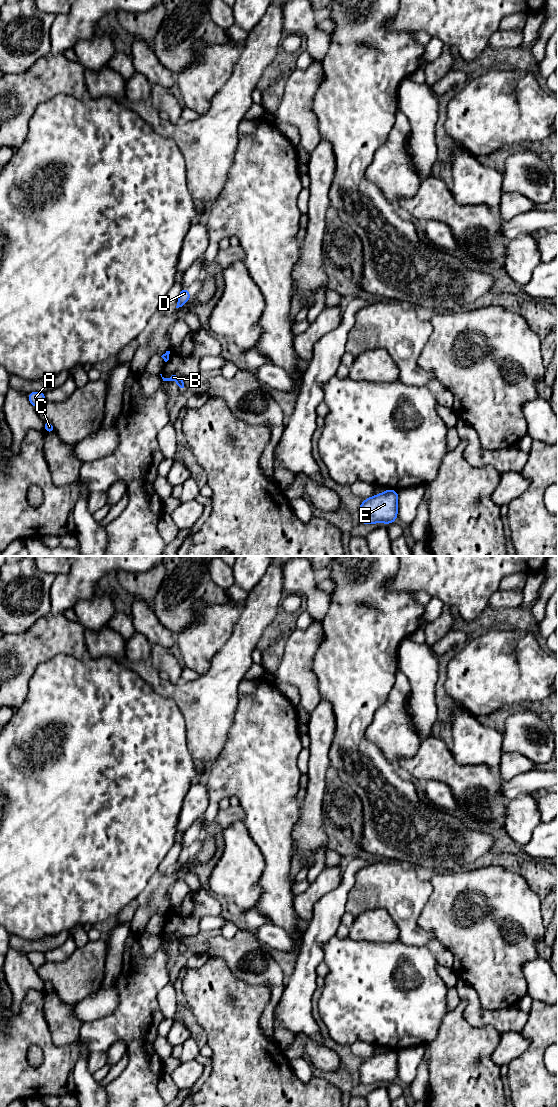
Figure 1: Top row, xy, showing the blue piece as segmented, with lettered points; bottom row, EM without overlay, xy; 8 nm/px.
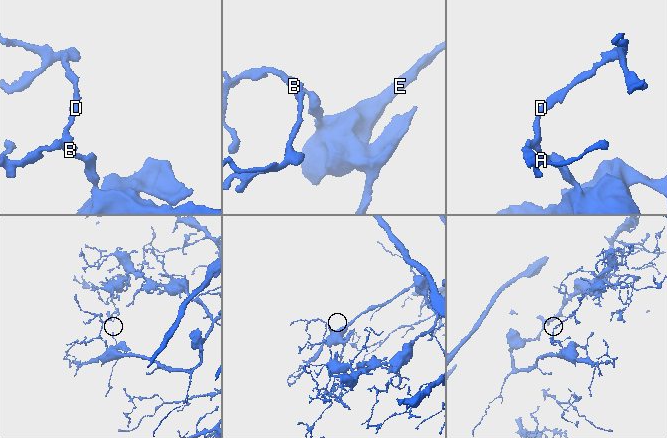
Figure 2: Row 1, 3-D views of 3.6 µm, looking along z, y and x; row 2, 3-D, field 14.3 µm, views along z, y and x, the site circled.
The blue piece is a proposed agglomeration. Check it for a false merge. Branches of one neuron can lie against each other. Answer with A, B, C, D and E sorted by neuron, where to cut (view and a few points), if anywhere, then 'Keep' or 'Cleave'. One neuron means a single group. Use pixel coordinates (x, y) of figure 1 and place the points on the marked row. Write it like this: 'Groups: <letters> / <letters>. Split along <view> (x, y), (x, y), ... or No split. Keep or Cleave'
Groups: A B C D E. No split. Keep

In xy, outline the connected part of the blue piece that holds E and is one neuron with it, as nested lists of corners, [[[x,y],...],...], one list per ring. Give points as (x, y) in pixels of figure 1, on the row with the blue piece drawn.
[[[391,489],[364,499],[359,509],[359,520],[362,524],[395,522],[398,512],[398,491]]]

